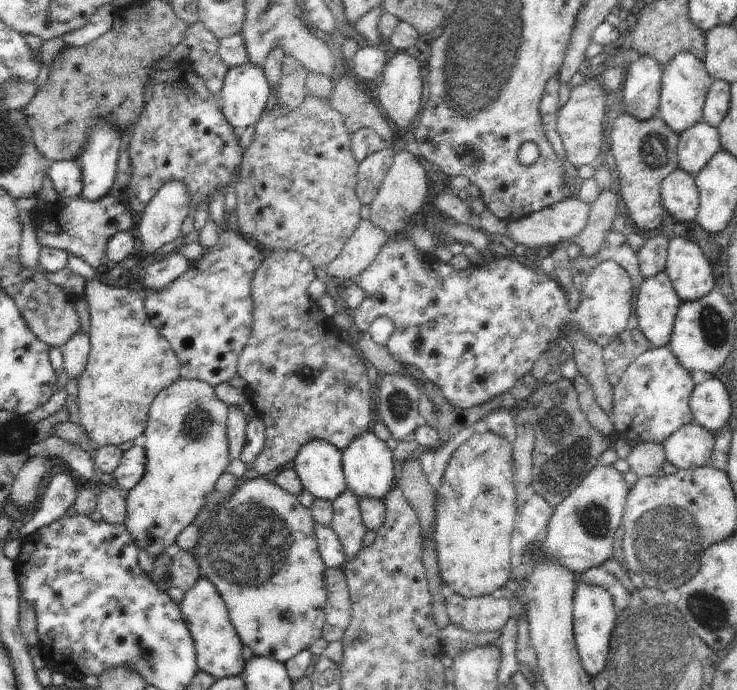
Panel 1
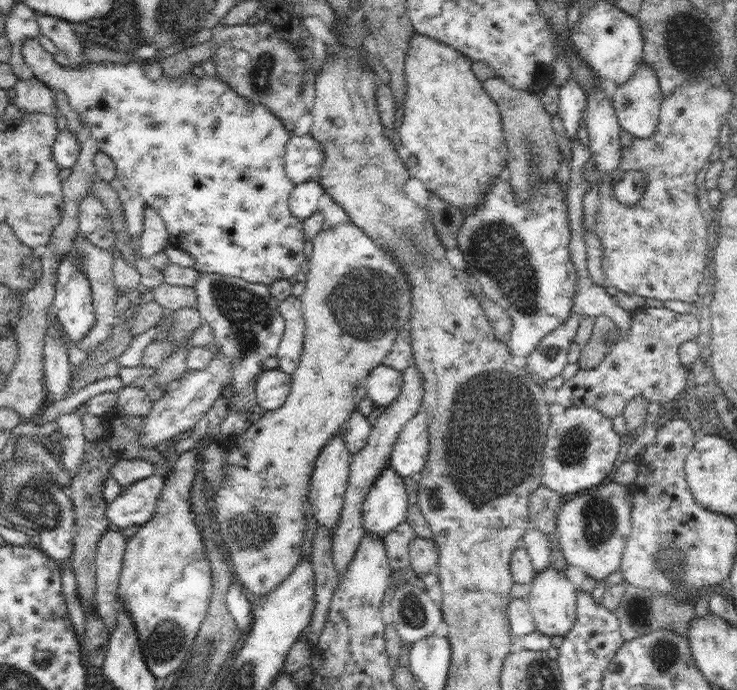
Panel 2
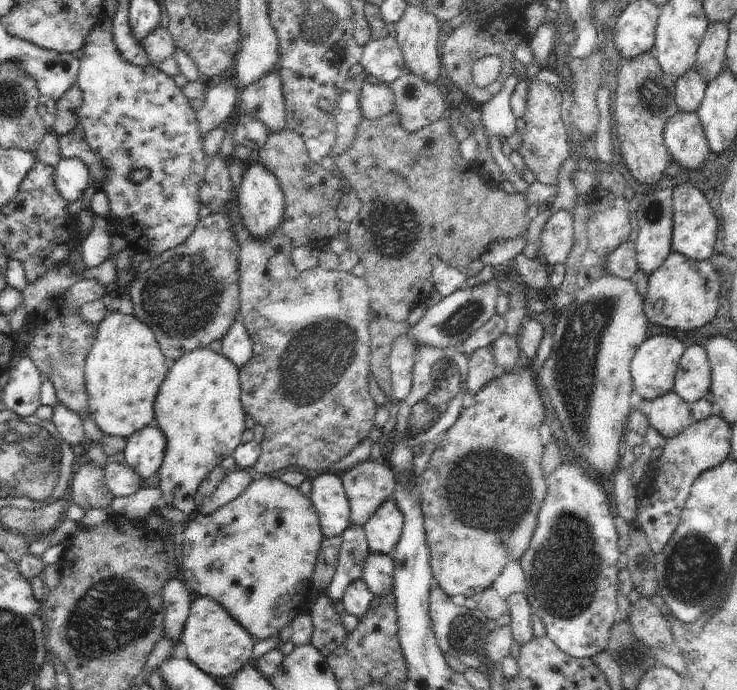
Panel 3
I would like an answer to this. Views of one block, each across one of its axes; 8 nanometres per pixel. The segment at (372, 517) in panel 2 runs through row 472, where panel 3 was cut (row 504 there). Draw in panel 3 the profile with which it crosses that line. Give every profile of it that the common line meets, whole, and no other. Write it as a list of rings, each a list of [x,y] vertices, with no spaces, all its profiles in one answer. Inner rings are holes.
[[[391,496],[373,512],[363,526],[369,554],[391,554],[403,532],[403,514]]]

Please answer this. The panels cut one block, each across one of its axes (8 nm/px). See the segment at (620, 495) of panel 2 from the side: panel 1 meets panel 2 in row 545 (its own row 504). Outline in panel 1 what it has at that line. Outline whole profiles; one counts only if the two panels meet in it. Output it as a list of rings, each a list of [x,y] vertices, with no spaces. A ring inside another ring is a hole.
[[[597,464],[585,480],[553,510],[549,524],[541,538],[541,552],[545,558],[555,560],[563,568],[581,576],[591,568],[599,568],[613,556],[615,532],[623,522],[623,508],[629,488],[623,480],[623,472],[617,472],[613,464]]]

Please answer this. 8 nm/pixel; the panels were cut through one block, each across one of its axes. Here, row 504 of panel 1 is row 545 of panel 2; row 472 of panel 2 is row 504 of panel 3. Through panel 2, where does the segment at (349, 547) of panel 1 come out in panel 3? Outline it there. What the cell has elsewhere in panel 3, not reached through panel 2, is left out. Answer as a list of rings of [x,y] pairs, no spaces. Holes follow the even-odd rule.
[[[359,462],[351,470],[345,470],[341,478],[351,510],[349,522],[359,528],[395,492],[395,474],[387,464]]]

